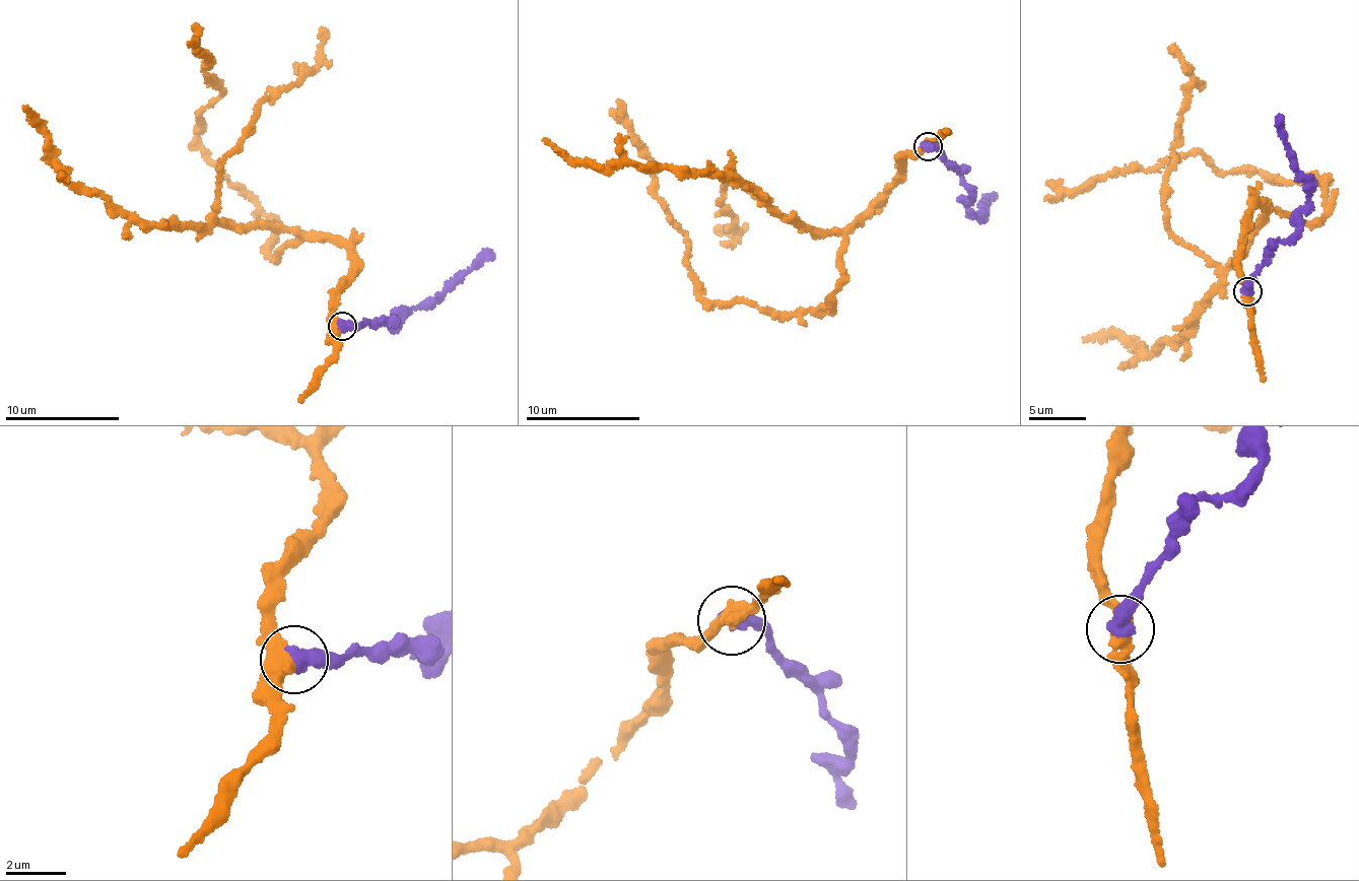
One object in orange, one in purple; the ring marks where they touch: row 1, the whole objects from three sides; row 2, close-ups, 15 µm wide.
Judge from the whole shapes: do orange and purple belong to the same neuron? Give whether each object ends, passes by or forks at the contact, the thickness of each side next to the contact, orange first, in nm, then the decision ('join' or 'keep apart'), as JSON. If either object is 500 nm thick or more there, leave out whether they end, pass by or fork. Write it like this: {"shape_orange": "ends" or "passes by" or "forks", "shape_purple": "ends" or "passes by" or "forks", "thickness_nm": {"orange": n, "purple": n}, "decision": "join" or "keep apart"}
{"thickness_nm": {"orange": 440, "purple": 550}, "decision": "keep apart"}

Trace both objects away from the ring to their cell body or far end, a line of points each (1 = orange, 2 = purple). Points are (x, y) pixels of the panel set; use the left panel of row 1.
1: (340, 325), (351, 251), (303, 238), (270, 257), (273, 226), (199, 148), (200, 114), (223, 92), (193, 39)
2: (343, 325), (396, 325), (398, 316), (435, 300), (491, 251)

